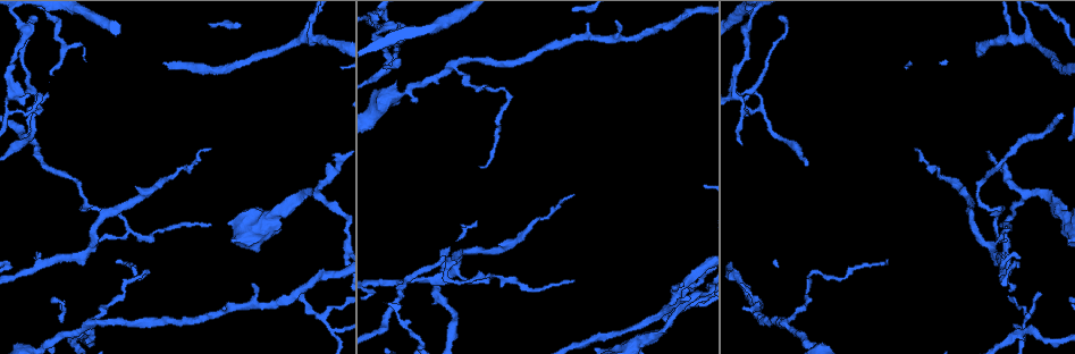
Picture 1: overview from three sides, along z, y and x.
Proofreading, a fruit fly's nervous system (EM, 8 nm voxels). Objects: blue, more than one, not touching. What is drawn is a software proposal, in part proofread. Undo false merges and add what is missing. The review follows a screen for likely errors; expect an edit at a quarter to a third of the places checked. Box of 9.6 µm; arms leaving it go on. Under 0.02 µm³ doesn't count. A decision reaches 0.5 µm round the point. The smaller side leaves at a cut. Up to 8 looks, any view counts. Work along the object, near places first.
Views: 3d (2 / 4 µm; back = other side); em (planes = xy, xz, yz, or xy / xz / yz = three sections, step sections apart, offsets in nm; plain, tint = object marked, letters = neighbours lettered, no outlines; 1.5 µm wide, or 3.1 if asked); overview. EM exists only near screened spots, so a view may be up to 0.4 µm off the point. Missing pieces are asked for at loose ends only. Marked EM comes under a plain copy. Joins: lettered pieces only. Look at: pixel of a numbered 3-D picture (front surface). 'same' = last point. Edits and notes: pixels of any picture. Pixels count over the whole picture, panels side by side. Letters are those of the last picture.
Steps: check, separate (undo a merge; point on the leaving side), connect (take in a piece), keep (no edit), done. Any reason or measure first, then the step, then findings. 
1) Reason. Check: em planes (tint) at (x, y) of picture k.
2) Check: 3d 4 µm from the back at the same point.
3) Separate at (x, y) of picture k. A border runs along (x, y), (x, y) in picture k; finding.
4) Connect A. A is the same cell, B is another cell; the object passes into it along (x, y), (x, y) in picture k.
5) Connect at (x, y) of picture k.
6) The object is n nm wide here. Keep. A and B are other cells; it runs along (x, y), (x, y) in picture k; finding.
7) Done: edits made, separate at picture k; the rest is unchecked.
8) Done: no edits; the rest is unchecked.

Branch stops here. Check: 3d 4 µm at (572, 282) of picture 1.

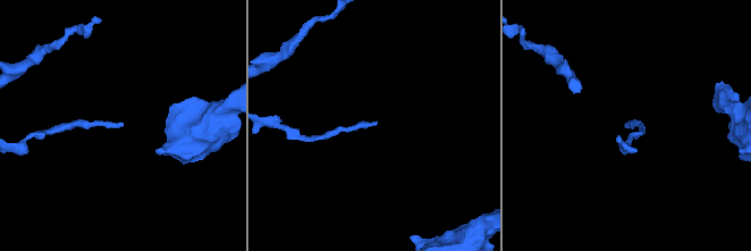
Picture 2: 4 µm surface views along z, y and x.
Check: em xz step 4 (letters) at (626, 127) of picture 2.

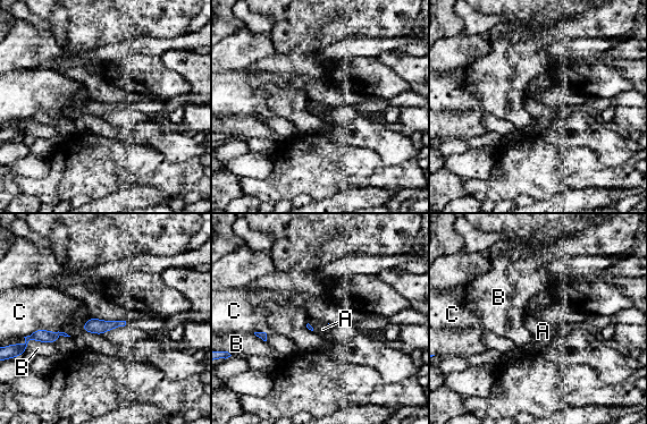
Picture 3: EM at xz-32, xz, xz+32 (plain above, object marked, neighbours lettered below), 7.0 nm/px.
Check: em xy step 4 (letters) at the same point.

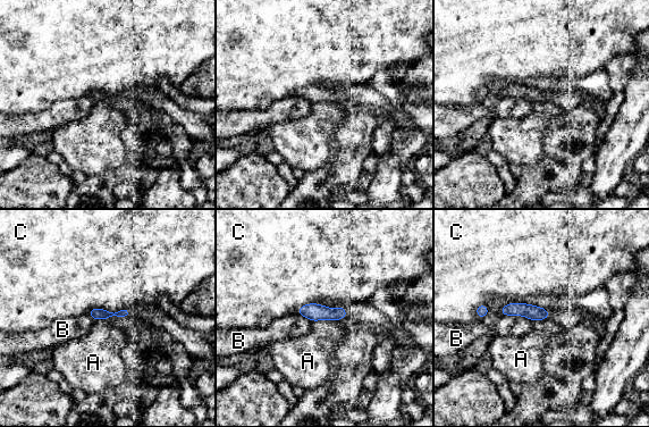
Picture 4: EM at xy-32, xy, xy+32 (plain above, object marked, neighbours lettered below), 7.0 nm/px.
The longest contact is with C, 300 nm. Keep. A, B and C are other cells; it runs along (503, 312), (528, 310), (545, 316) in picture 4; no lettered piece goes on from it.

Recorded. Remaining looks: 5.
Check: em xy step 4 (letters) at (334, 330) of picture 1.

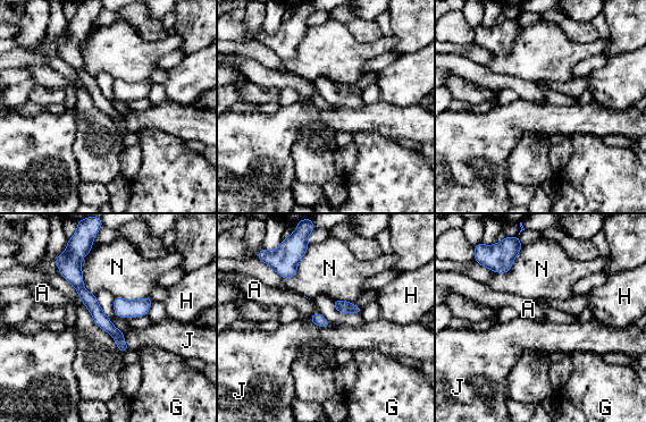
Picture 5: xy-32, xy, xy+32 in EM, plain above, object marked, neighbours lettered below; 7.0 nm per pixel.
The longest contact is with N, 320 nm. Keep. A, G, H, J and N are other cells; a border runs along (318, 311), (310, 318) in picture 5; all the same neuron.

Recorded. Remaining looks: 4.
Abrupt turn. Check: em planes (letters) at (488, 278) of picture 1.

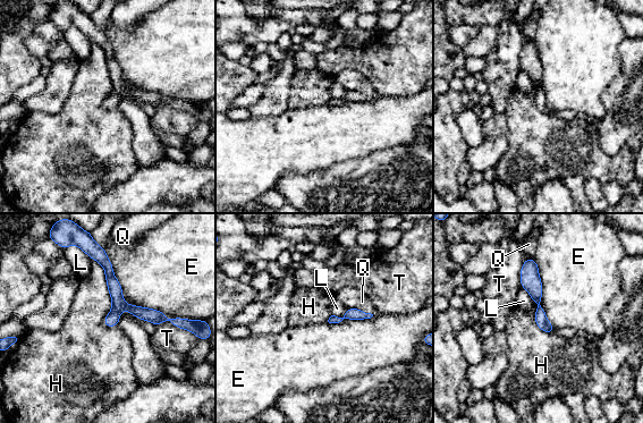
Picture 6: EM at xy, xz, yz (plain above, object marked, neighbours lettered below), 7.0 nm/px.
The object is 60 nm wide here. Keep. E, H, L, Q and T are other cells; a border runs along (101, 247), (123, 299), (166, 315) in picture 6; continuous, no second neuron.

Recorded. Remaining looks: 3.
Done: no edits; the rest is unchecked.

